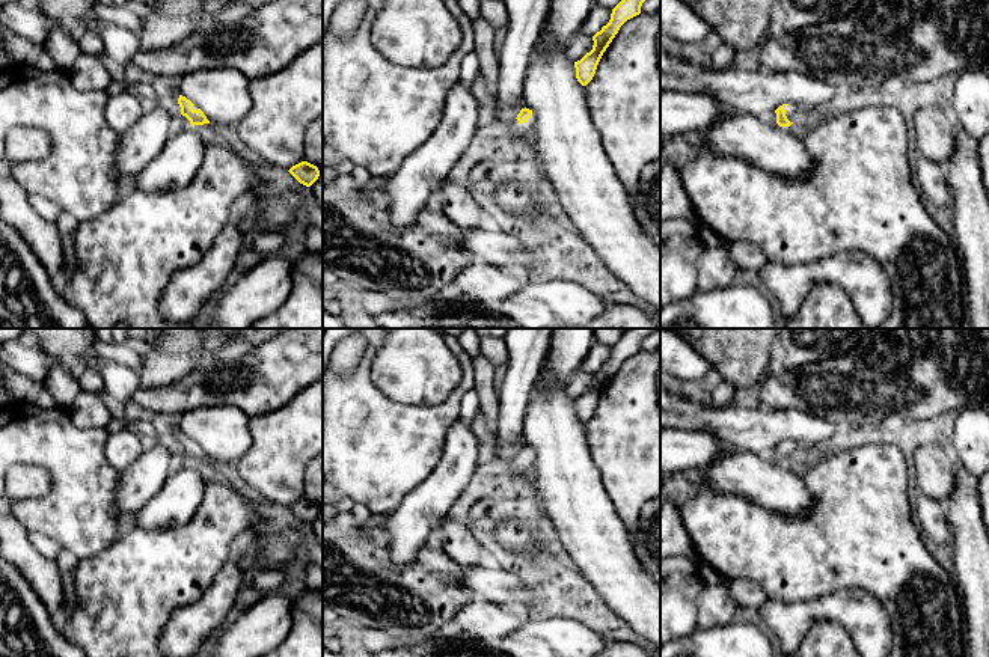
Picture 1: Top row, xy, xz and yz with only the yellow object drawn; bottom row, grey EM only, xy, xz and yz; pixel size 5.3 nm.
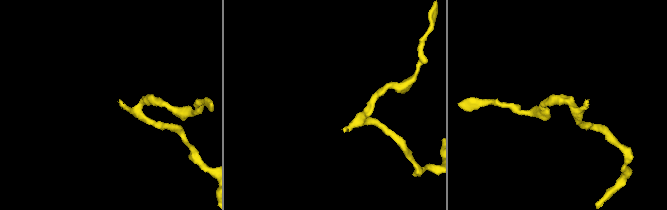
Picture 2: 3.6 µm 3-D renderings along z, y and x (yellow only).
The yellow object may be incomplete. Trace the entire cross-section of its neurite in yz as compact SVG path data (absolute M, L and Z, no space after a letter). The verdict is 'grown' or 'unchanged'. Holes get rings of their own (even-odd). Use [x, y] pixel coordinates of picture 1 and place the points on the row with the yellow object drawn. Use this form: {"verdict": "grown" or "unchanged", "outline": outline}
{"verdict": "grown", "outline": "M782 104L775 113L779 127L790 127L802 115L802 110L795 104Z"}

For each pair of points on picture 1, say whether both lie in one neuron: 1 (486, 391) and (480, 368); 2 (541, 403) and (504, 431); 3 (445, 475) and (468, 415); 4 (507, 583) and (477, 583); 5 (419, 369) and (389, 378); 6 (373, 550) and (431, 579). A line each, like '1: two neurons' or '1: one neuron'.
1: one neuron
2: two neurons
3: two neurons
4: one neuron
5: one neuron
6: one neuron

